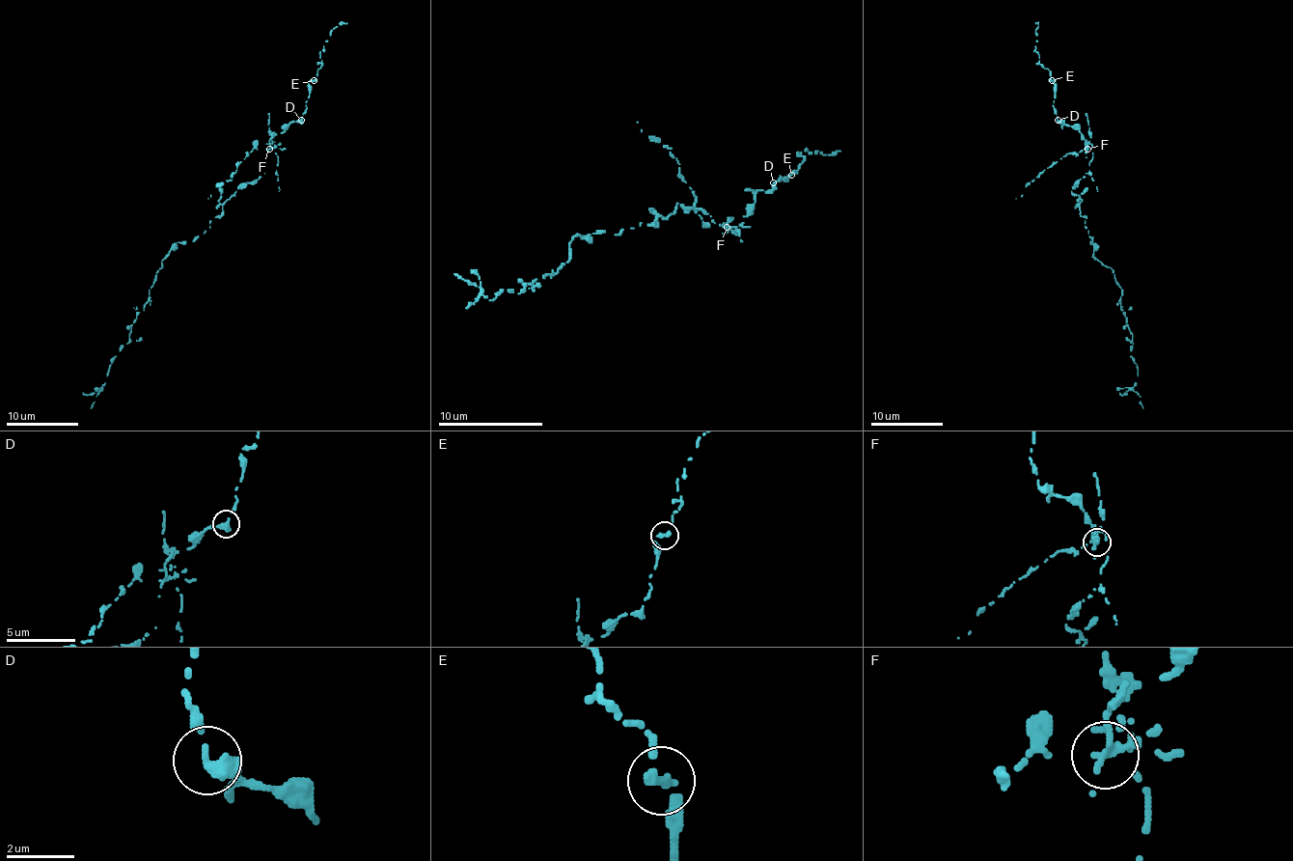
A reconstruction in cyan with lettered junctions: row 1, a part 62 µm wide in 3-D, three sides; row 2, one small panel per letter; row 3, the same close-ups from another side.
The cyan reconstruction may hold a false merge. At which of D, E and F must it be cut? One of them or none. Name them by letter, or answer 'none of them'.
F

